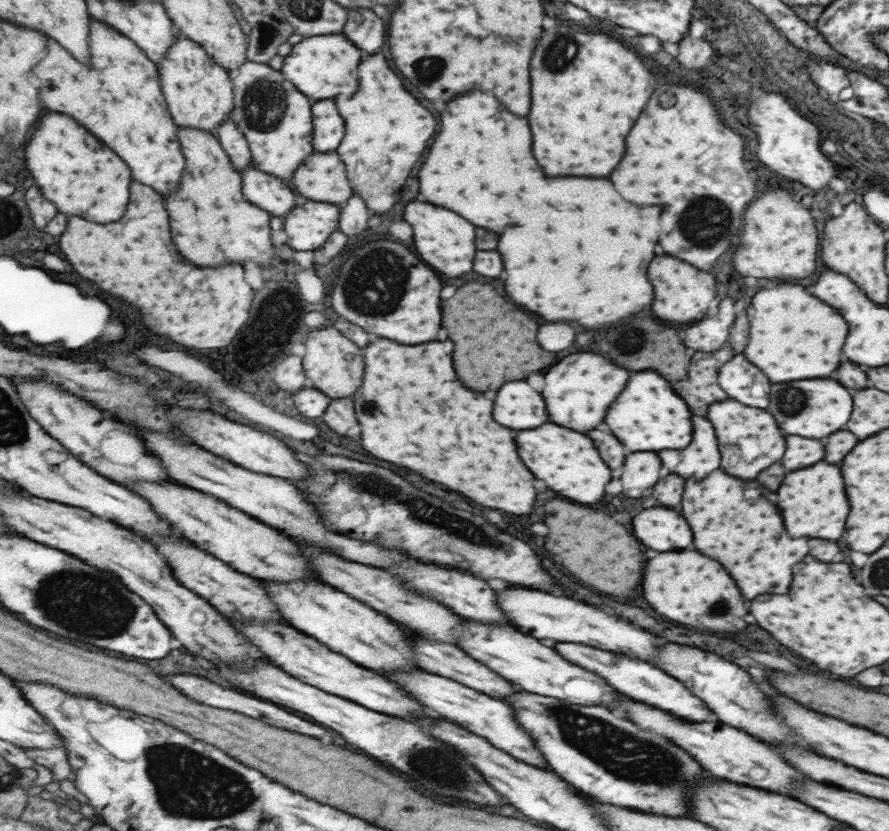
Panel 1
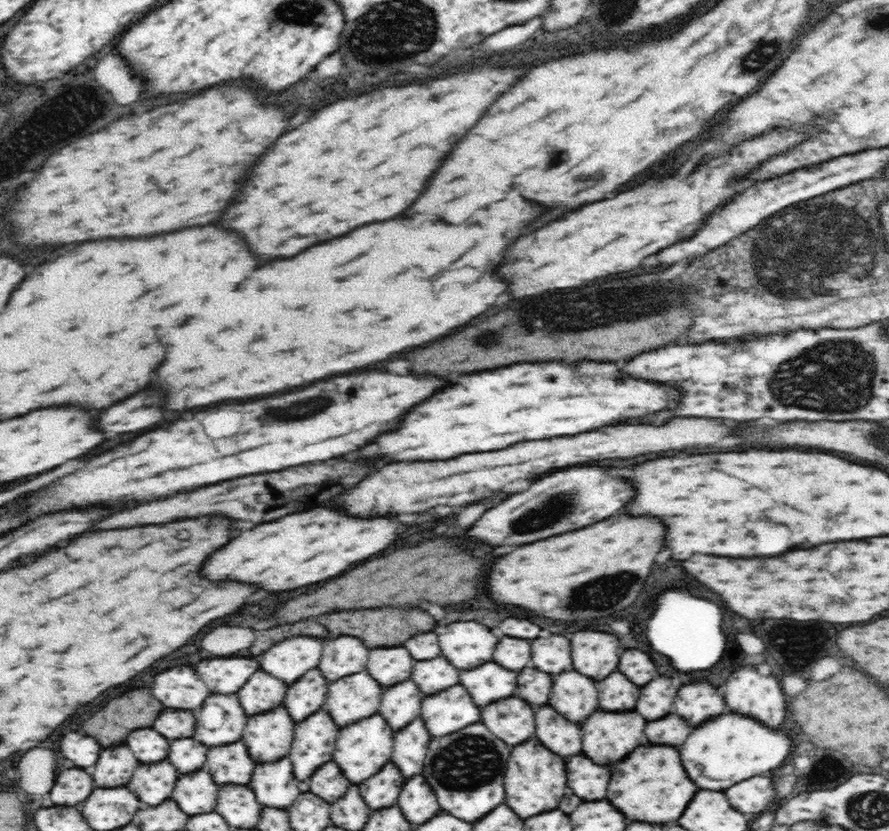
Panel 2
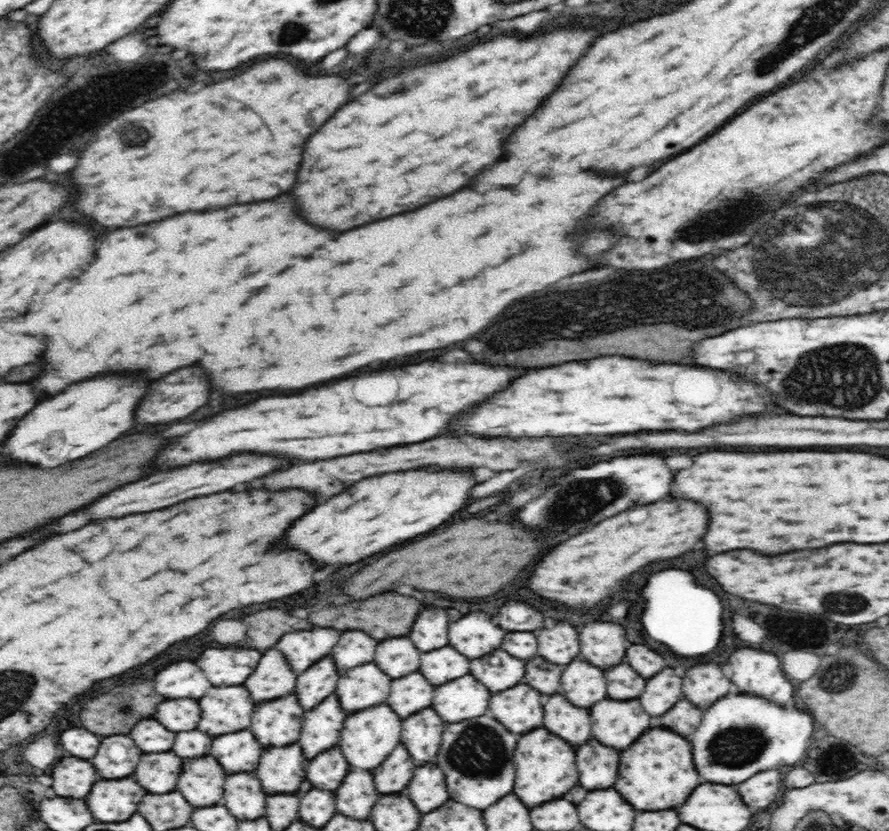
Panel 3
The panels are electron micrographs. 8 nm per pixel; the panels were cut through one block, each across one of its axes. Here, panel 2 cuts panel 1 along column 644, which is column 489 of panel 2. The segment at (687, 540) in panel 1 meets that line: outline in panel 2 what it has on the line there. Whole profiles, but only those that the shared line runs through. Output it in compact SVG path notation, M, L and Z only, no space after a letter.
M600 468L562 470L534 482L526 492L514 494L502 504L490 508L472 524L472 528L466 532L466 538L472 540L472 544L482 542L490 546L530 544L616 516L632 496L634 488L626 480L604 476Z

